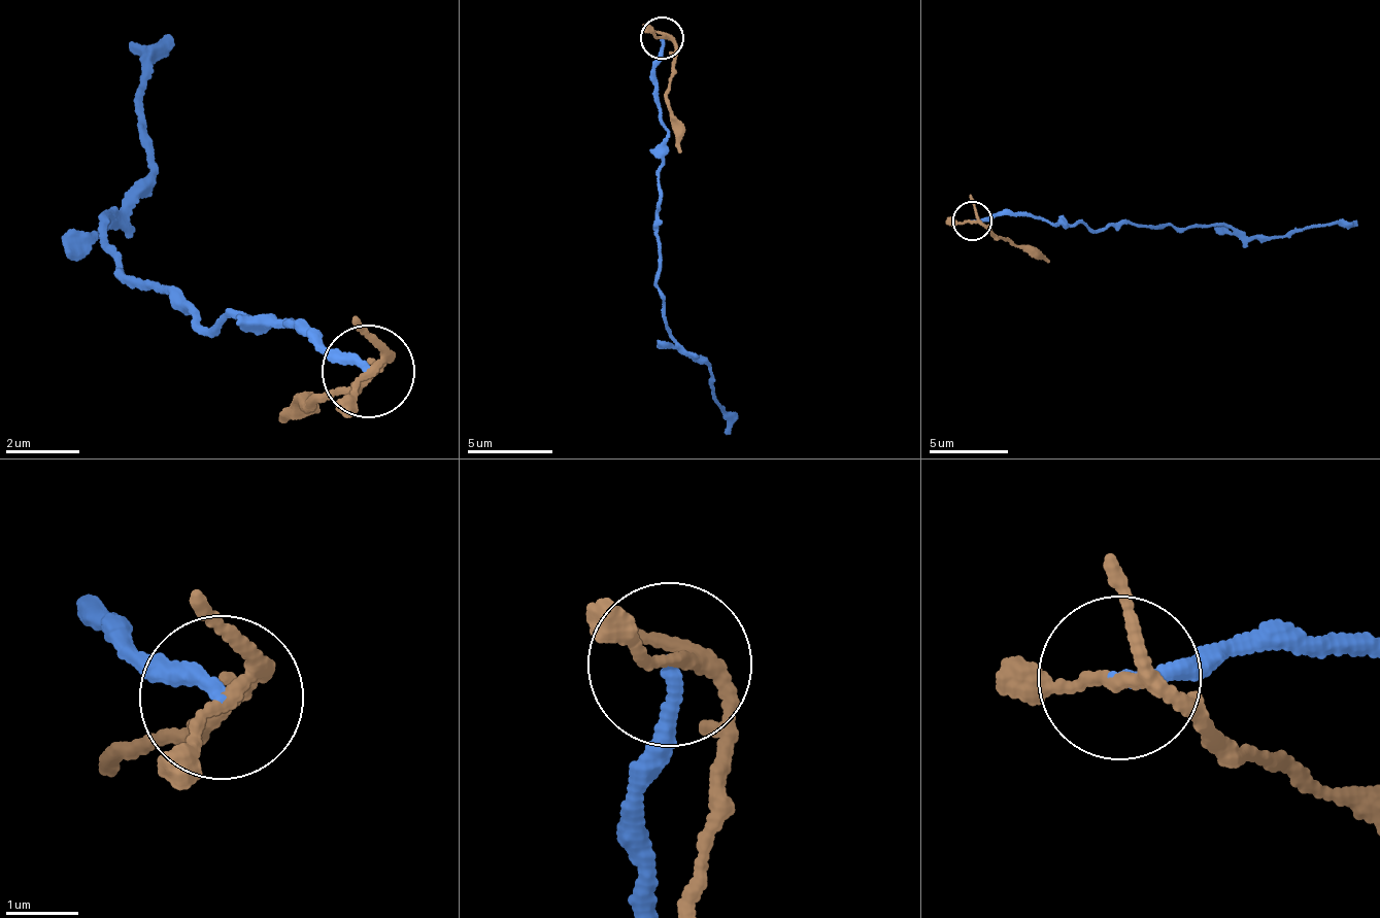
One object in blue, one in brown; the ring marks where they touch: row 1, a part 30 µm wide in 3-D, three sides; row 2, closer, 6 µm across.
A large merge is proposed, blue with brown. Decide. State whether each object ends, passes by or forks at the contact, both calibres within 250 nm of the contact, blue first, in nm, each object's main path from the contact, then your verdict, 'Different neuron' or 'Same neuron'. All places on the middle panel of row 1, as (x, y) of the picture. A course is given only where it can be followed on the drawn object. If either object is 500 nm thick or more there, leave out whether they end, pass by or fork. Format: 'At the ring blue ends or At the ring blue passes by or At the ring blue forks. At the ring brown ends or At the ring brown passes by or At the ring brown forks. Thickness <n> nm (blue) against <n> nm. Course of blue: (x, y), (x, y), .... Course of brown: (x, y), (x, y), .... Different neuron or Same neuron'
At the ring blue ends. At the ring brown forks. Thickness 180 nm (blue) against 140 nm. Course of blue: (663, 37), (657, 100), (667, 134), (654, 286), (669, 335), (710, 367), (726, 436). Course of brown: (663, 37), (669, 37), (678, 54), (667, 95), (680, 154). Different neuron

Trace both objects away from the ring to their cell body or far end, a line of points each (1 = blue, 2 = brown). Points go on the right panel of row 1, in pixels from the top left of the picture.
1: (972, 223), (1028, 211), (1054, 223), (1092, 229), (1133, 222), (1222, 225), (1273, 239), (1316, 225), (1357, 224)
2: (972, 223), (978, 222), (990, 232), (1049, 262)

